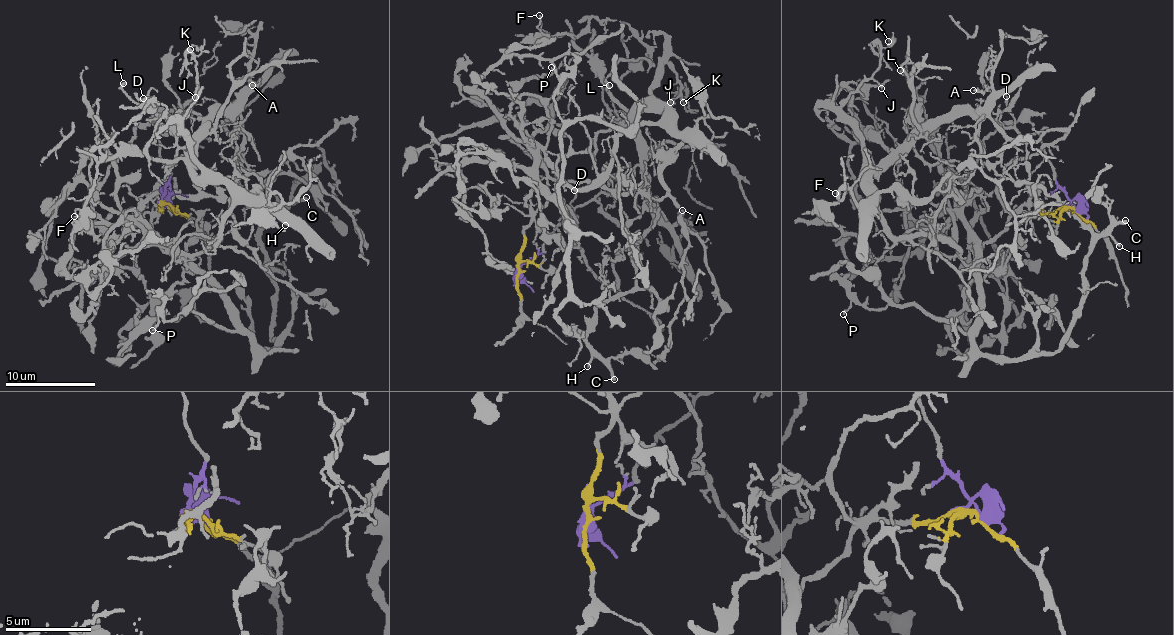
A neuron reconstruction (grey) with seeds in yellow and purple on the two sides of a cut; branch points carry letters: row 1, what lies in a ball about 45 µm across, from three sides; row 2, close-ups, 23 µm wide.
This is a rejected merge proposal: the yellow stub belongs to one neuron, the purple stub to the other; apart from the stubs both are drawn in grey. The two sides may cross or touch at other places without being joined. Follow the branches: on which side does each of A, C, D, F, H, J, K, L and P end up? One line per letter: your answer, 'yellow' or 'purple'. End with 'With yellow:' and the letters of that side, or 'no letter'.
A: purple
C: yellow
D: purple
F: purple
H: yellow
J: purple
K: purple
L: purple
P: yellow
With yellow: C, H, P

